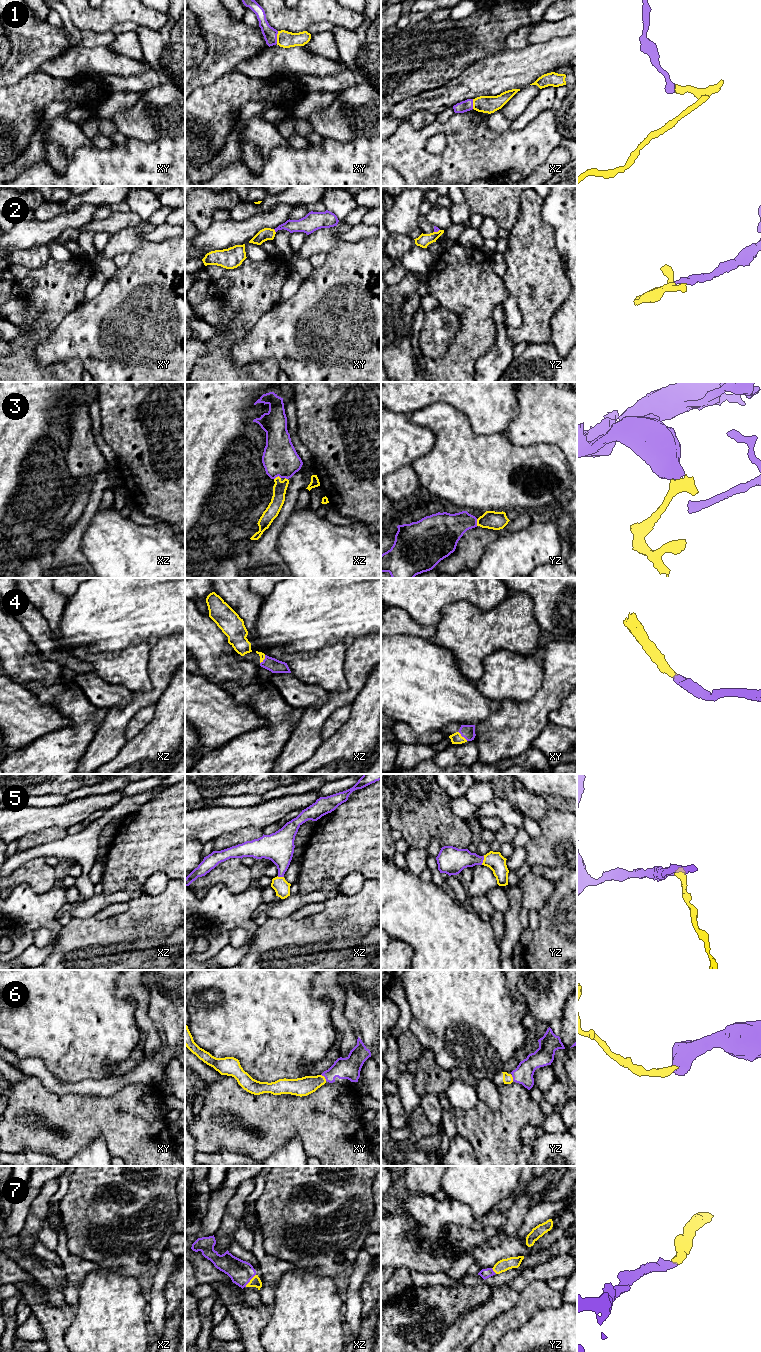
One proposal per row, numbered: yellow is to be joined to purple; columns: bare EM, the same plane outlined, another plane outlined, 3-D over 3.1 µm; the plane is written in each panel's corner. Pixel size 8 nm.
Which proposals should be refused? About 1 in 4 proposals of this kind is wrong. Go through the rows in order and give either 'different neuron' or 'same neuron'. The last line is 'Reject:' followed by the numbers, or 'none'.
1: different neuron
2: different neuron
3: same neuron
4: same neuron
5: same neuron
6: same neuron
7: same neuron
Reject: 1, 2

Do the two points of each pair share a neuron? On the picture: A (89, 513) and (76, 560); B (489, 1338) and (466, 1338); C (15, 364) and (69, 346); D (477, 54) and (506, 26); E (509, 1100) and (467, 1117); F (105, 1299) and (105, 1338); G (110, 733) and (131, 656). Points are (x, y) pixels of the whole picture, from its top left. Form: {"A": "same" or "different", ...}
{"A": "same", "B": "different", "C": "different", "D": "same", "E": "same", "F": "same", "G": "different"}

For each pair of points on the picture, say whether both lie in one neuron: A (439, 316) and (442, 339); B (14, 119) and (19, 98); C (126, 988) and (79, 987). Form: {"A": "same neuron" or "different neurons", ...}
{"A": "same neuron", "B": "same neuron", "C": "different neurons"}

